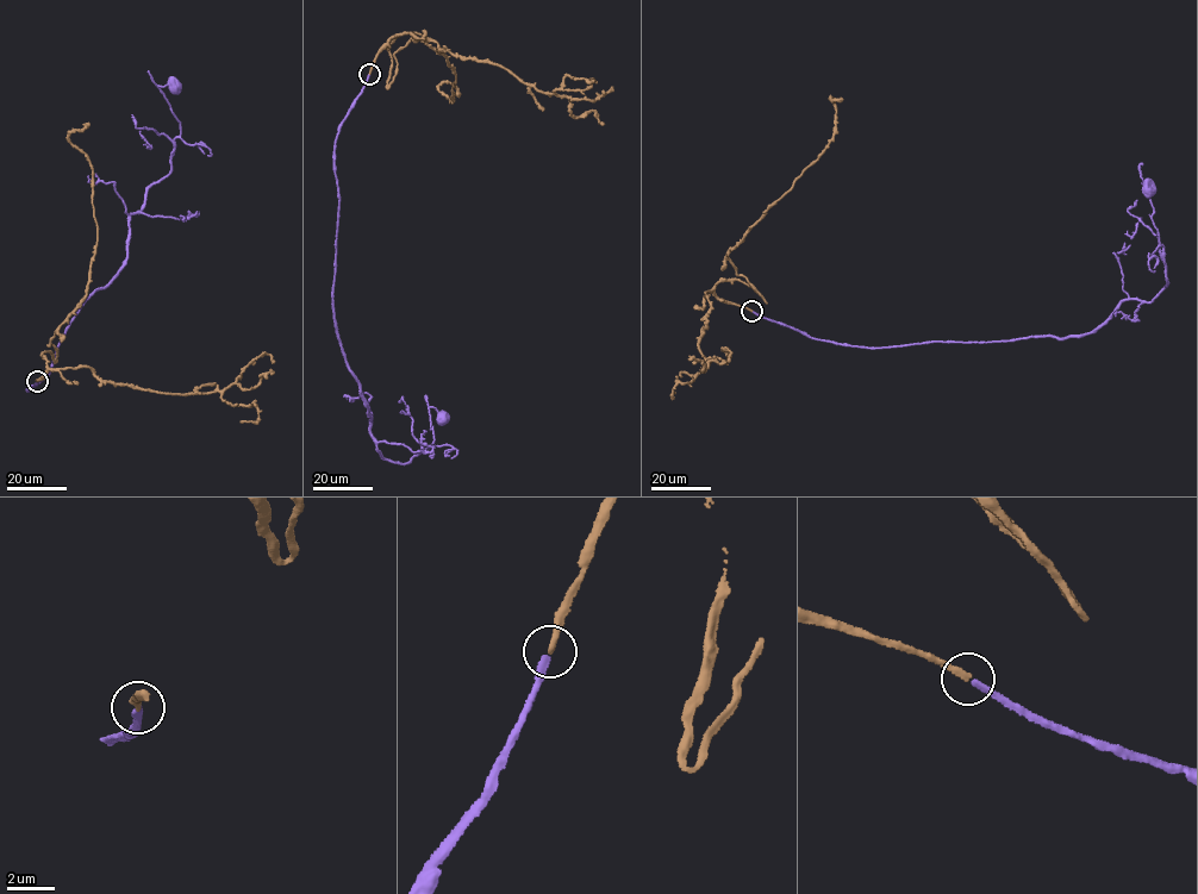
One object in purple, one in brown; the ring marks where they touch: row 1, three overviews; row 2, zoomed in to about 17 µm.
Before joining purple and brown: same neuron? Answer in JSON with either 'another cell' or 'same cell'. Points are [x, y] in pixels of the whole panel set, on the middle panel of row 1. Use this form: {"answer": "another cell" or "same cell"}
{"answer": "same cell"}

